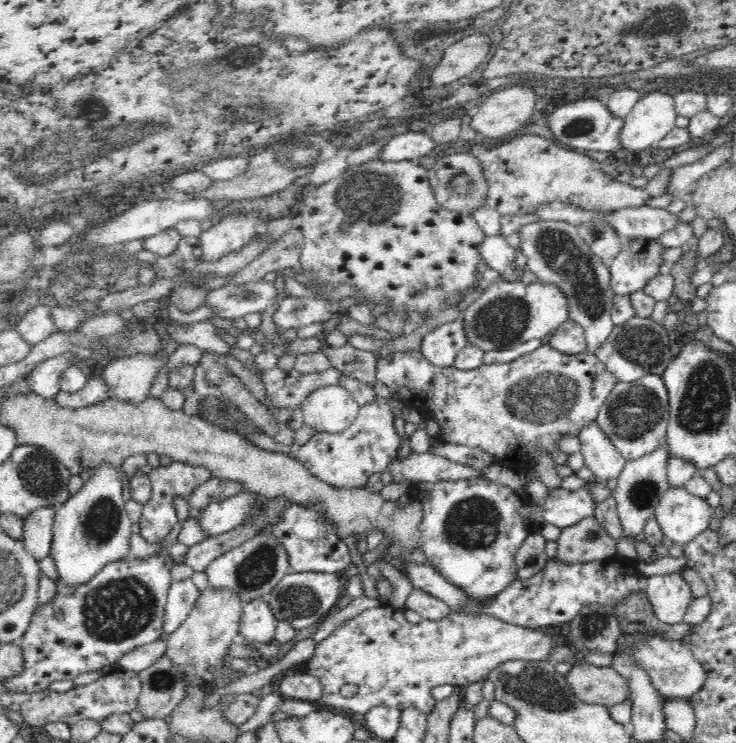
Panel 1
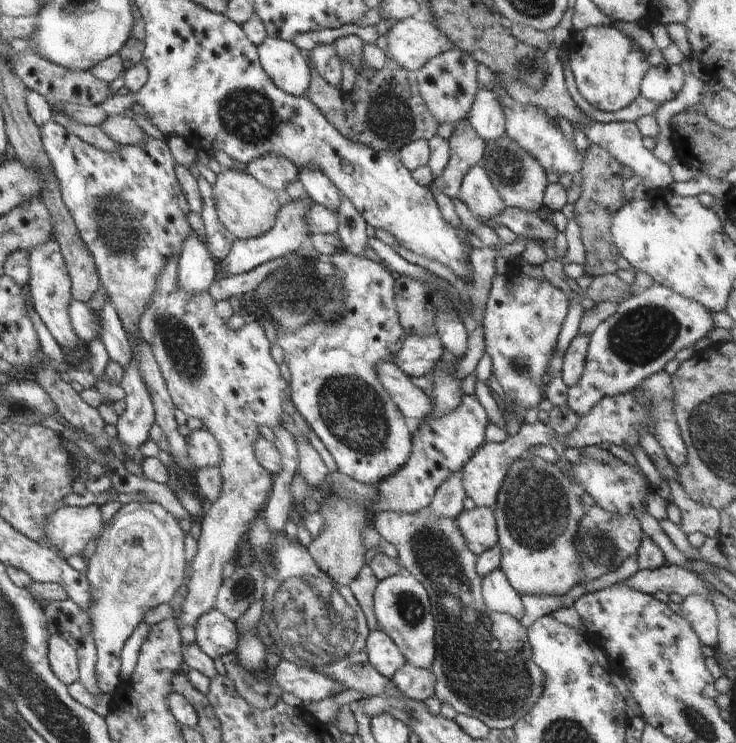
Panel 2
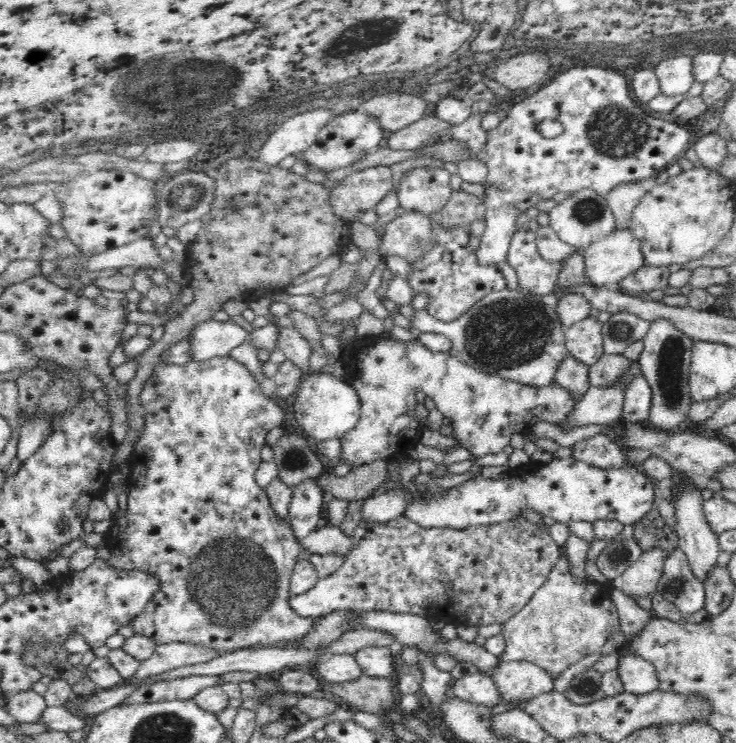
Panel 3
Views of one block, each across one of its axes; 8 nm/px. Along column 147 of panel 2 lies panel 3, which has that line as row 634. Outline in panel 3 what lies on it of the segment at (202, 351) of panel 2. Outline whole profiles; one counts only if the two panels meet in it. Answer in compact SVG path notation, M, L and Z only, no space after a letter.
M336 610L330 614L326 614L322 617L316 618L314 620L314 628L312 628L312 632L310 634L306 634L306 636L302 636L302 638L296 638L296 640L282 640L280 642L274 642L274 644L268 644L268 646L265 646L265 644L257 645L257 646L248 646L247 648L242 649L249 649L250 647L304 647L304 649L325 649L331 642L334 642L335 640L338 640L345 632L352 631L356 628L353 628L349 622L353 619L353 614L356 612L356 610Z

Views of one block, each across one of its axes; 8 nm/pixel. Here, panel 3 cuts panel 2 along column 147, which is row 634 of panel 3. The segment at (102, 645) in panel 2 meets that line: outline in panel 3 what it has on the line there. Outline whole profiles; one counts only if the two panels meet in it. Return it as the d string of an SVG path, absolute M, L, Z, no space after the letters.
M560 556L550 571L547 581L509 621L503 624L501 633L505 638L506 646L504 652L499 656L500 661L526 660L542 667L555 679L575 662L582 660L584 656L601 650L610 635L621 630L618 609L610 597L611 589L610 584L594 583L588 578L586 582L578 581L572 575L568 557Z

